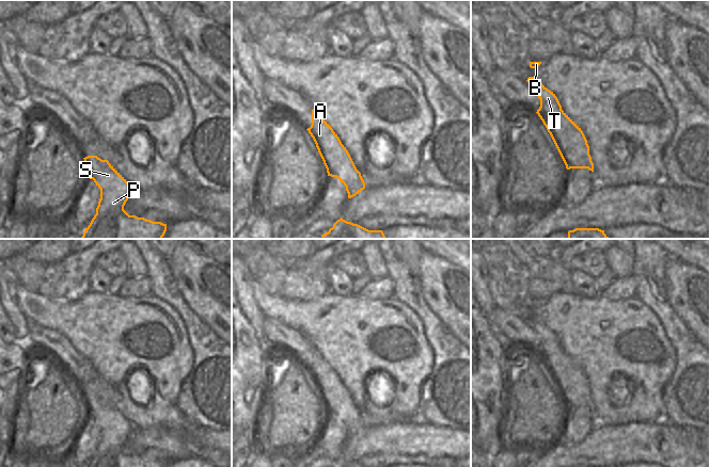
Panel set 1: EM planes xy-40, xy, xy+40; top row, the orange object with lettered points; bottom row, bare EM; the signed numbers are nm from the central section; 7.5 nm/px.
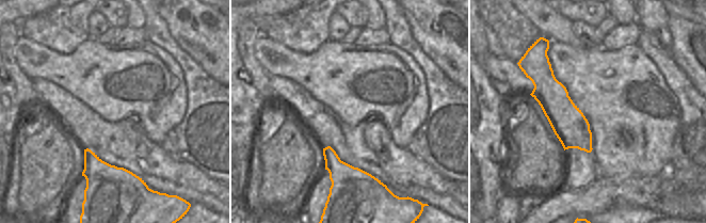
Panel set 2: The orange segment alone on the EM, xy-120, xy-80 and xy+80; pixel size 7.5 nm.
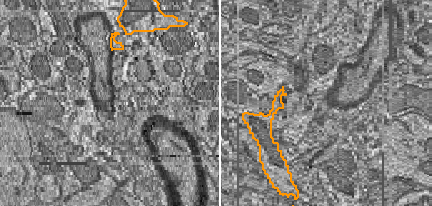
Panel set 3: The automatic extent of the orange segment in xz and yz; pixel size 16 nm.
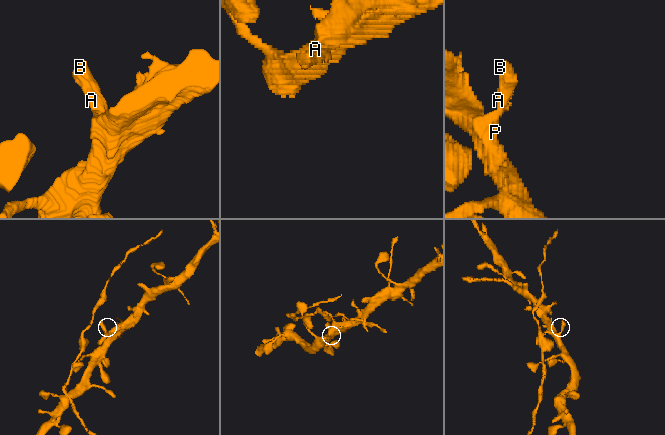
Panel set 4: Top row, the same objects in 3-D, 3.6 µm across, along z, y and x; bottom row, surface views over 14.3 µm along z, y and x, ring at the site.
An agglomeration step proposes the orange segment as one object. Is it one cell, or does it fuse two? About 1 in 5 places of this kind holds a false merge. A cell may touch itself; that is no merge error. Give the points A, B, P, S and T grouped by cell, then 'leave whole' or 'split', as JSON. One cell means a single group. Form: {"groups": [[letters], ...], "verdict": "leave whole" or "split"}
{"groups": [["A", "B", "P", "S", "T"]], "verdict": "leave whole"}

